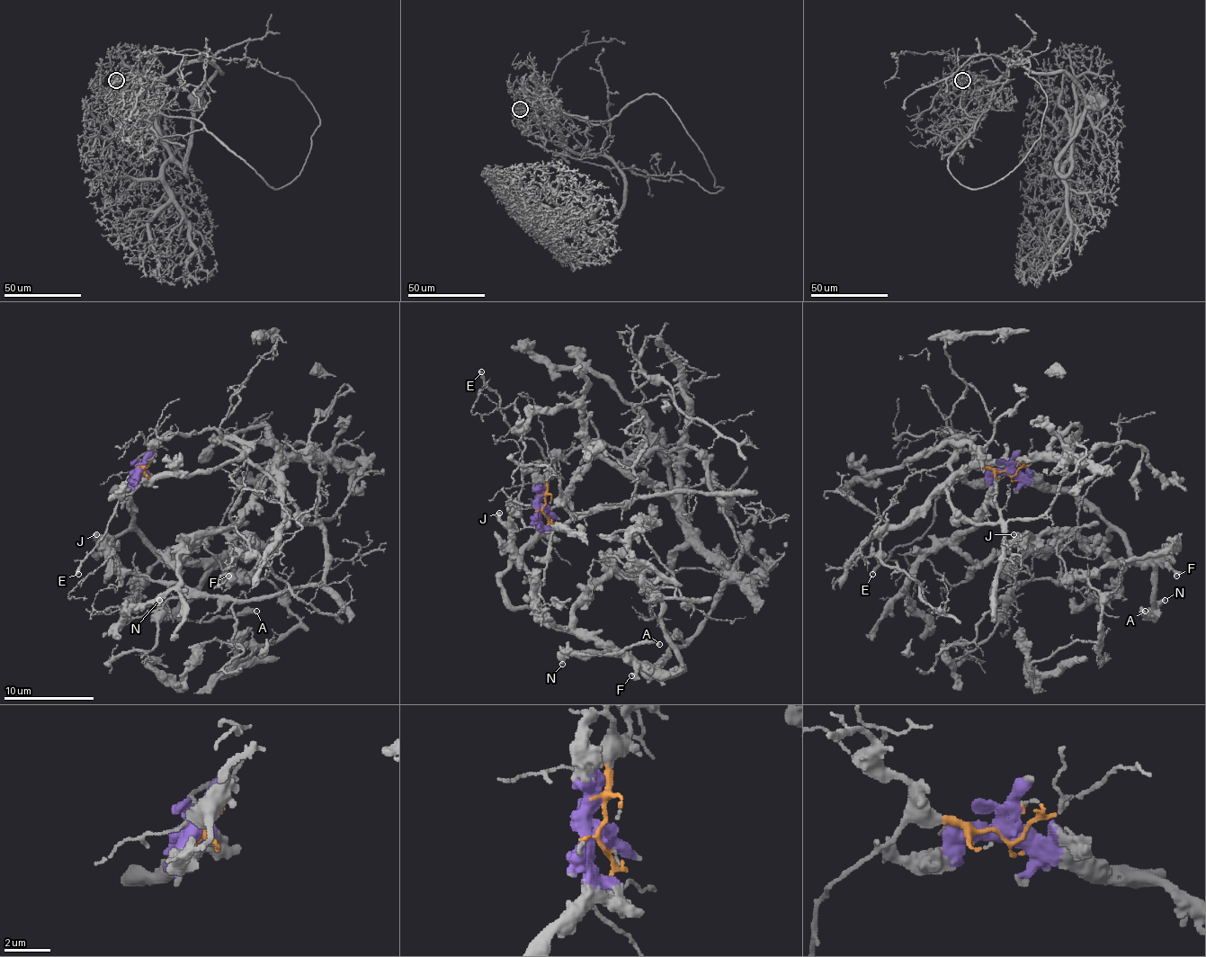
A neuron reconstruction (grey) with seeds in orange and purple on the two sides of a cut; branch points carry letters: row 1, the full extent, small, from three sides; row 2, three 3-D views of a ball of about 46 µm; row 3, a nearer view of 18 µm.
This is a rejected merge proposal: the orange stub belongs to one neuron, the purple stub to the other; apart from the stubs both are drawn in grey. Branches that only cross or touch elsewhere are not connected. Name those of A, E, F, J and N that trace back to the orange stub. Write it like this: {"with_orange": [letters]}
{"with_orange": ["E"]}

